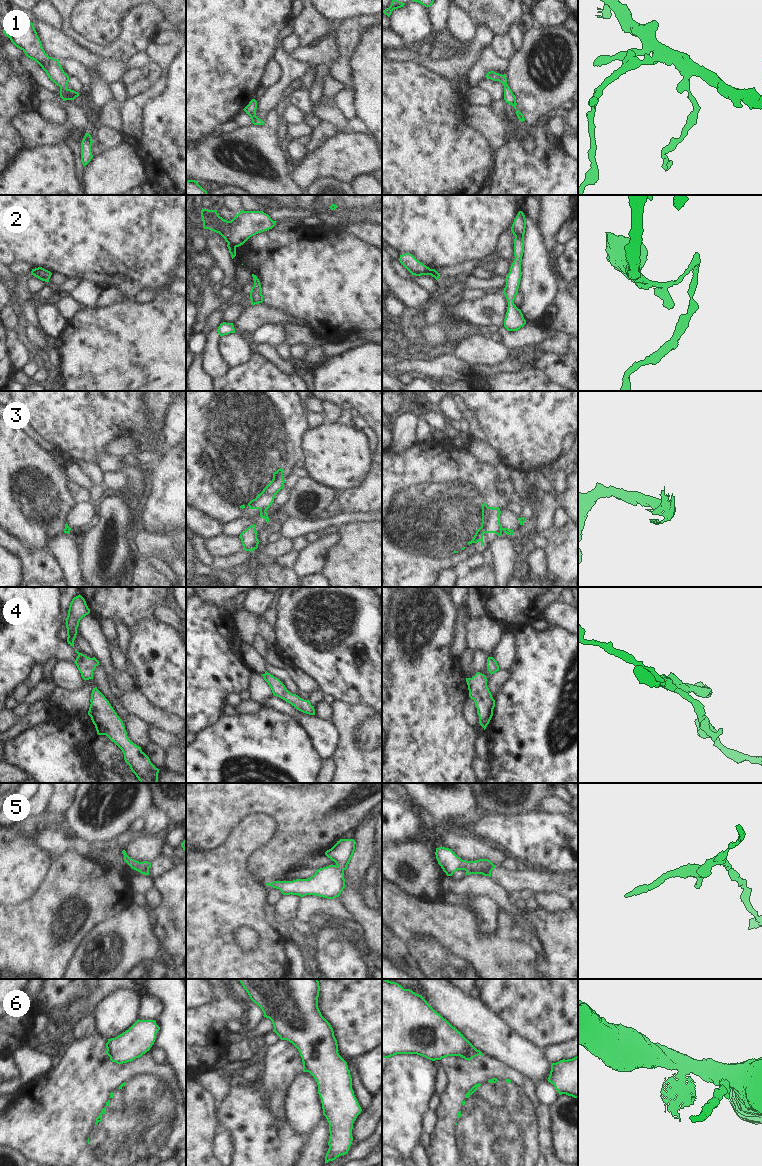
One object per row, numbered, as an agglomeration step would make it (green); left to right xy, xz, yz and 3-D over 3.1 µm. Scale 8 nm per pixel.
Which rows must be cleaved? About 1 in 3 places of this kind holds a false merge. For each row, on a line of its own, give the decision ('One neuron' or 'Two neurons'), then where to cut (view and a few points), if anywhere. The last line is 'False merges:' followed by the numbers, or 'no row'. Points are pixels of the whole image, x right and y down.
1: One neuron. No split
2: Two neurons. Split along xz (228, 242), (235, 247)
3: Two neurons. Split along xz (265, 511), (260, 514)
4: One neuron. No split
5: One neuron. No split
6: Two neurons. Split along xy (108, 1041), (110, 1053), (114, 1061)
False merges: 2, 3, 6.

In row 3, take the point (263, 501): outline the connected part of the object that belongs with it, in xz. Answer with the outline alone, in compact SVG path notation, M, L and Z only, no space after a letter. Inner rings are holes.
M280 468L273 473L272 481L257 495L257 497L248 503L250 509L259 509L260 514L265 513L274 502L276 494L284 488L283 469Z

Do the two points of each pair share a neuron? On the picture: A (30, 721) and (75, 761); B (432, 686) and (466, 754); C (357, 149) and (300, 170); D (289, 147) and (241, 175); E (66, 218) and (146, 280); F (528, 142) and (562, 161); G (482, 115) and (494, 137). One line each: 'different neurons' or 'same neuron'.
A: different neurons
B: same neuron
C: same neuron
D: different neurons
E: same neuron
F: different neurons
G: same neuron

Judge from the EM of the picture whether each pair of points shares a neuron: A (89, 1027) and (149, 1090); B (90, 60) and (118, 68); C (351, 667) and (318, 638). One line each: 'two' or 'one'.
A: two
B: one
C: one

